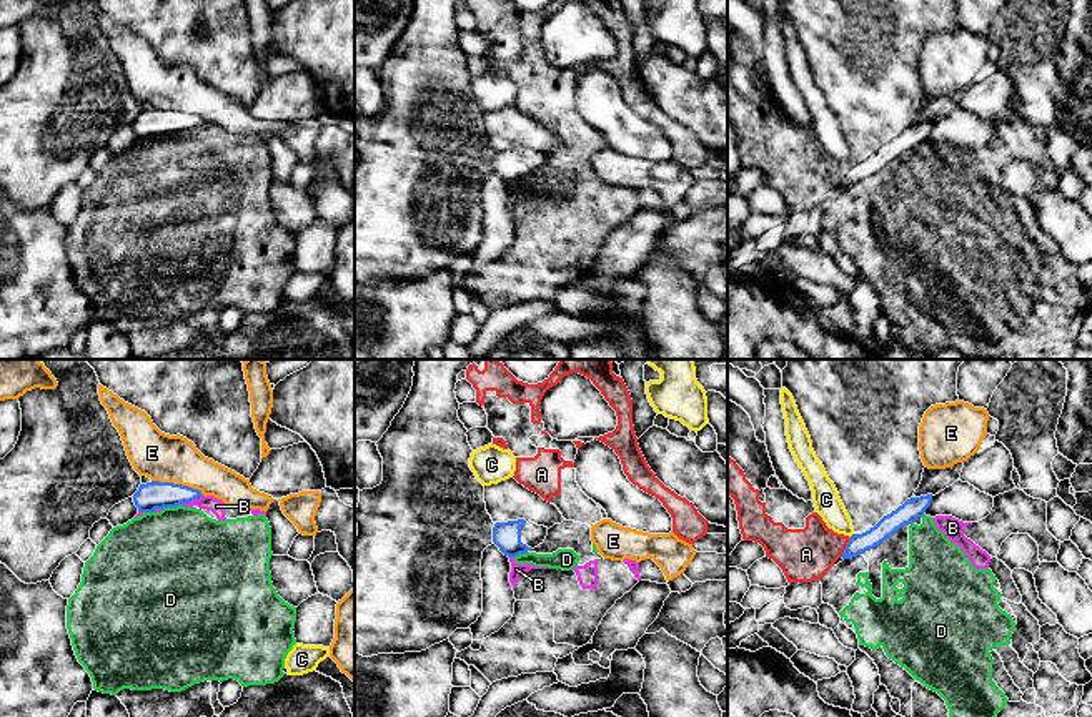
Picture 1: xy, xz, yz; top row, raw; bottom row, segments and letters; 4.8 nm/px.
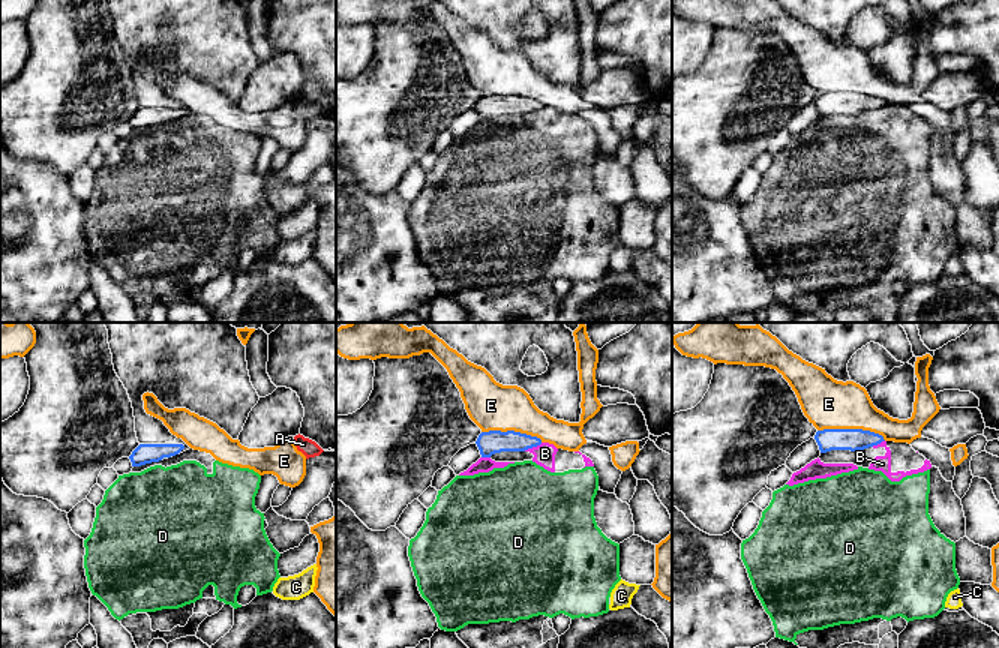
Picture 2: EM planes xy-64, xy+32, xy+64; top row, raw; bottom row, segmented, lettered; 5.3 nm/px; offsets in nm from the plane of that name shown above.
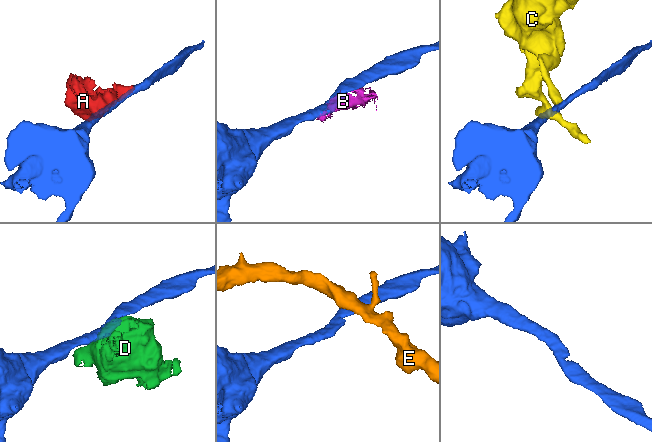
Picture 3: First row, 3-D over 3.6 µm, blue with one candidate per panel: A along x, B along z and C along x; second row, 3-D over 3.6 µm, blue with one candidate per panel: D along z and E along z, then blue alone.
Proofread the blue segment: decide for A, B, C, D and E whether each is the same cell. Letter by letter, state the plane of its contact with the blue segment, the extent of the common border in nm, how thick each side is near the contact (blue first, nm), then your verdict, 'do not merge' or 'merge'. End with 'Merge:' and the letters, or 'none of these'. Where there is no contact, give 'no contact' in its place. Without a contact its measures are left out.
A: contact in yz; length 110 nm; calibres 100 and 260 nm; do not merge
B: contact in xy; length 120 nm; calibres 140 and 80 nm; do not merge
C: no contact; do not merge
D: contact in xy; length 100 nm; calibres 140 and 480 nm; do not merge
E: contact in xy; length 260 nm; calibres 140 and 220 nm; do not merge
Merge: none of these

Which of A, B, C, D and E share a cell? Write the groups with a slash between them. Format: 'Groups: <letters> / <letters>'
Groups: A B D / C / E

